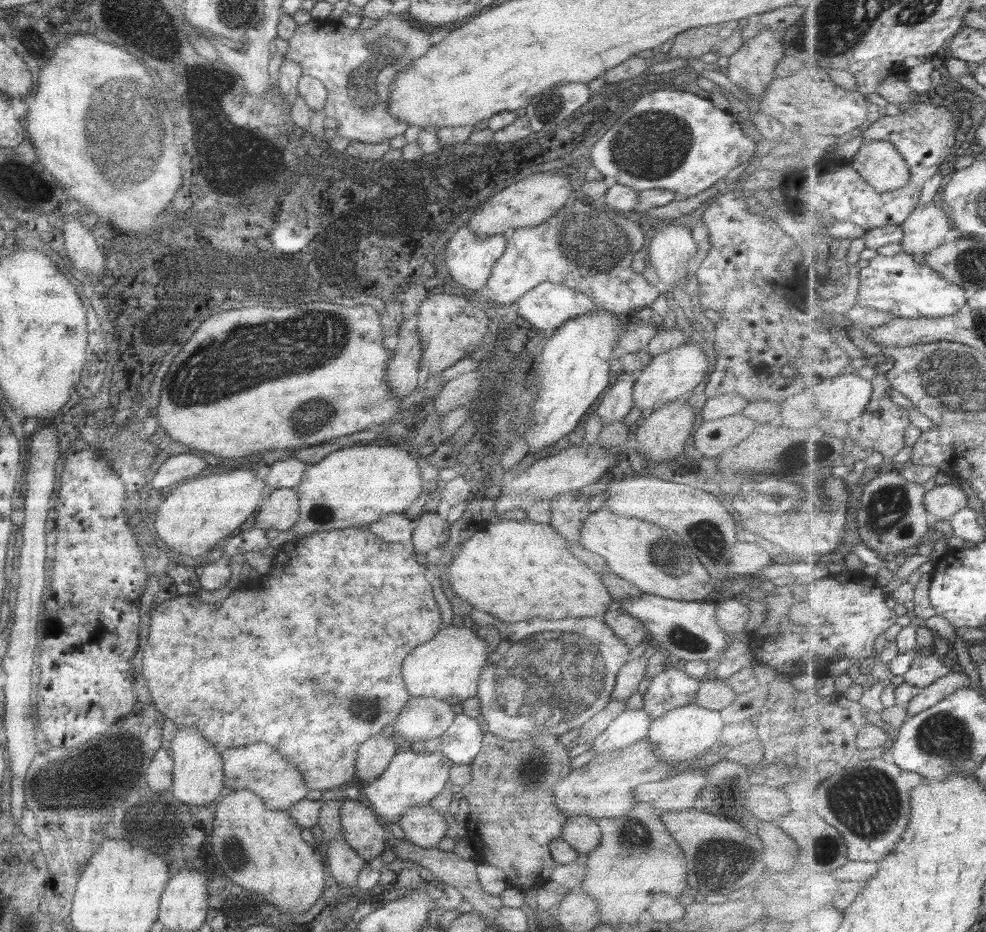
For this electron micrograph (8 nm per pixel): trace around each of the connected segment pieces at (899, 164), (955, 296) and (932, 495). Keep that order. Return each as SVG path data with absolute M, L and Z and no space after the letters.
M888 140L863 142L849 164L869 185L883 193L903 189L911 181L909 163Z
M909 253L875 255L870 264L853 273L859 277L856 303L875 310L891 312L897 318L945 318L966 309L965 288L945 280L925 262L917 263Z
M949 483L937 485L925 493L924 503L933 519L950 521L951 518L961 514L967 508L967 494L963 487Z

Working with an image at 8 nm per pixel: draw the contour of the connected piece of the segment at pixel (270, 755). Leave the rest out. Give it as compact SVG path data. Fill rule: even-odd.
M249 744L243 748L223 750L222 777L226 790L241 790L244 788L256 794L269 810L285 811L304 798L308 789L298 770L289 766L273 748L267 744Z

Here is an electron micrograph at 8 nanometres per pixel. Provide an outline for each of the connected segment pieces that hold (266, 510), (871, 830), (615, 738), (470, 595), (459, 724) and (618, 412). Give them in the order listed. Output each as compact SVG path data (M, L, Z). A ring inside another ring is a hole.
M277 488L265 493L265 497L255 512L253 527L265 532L278 530L283 535L298 518L298 496L294 489Z
M868 757L855 766L822 782L817 792L817 812L829 824L837 826L849 844L849 858L857 862L881 862L901 842L905 828L910 826L910 794L928 779L916 772L907 772L894 762Z
M639 710L620 712L591 742L591 754L623 750L644 738L651 722L647 713Z
M510 519L486 522L480 531L475 532L471 539L465 540L460 546L446 571L451 592L463 602L471 604L471 608L489 614L501 622L513 624L529 618L561 620L565 617L594 617L613 606L598 573L573 558L565 548L565 540L549 524Z
M463 713L456 714L453 722L438 738L440 753L452 764L467 764L479 752L484 734L482 722Z
M617 372L614 377L615 383L605 392L594 410L602 426L623 420L632 407L631 391L635 374Z

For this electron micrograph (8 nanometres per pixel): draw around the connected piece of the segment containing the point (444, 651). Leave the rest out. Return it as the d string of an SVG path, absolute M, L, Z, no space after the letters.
M441 628L429 642L419 644L403 658L401 678L407 684L411 697L430 697L457 704L475 697L476 684L481 668L485 665L486 646L483 639L477 638L469 628Z

